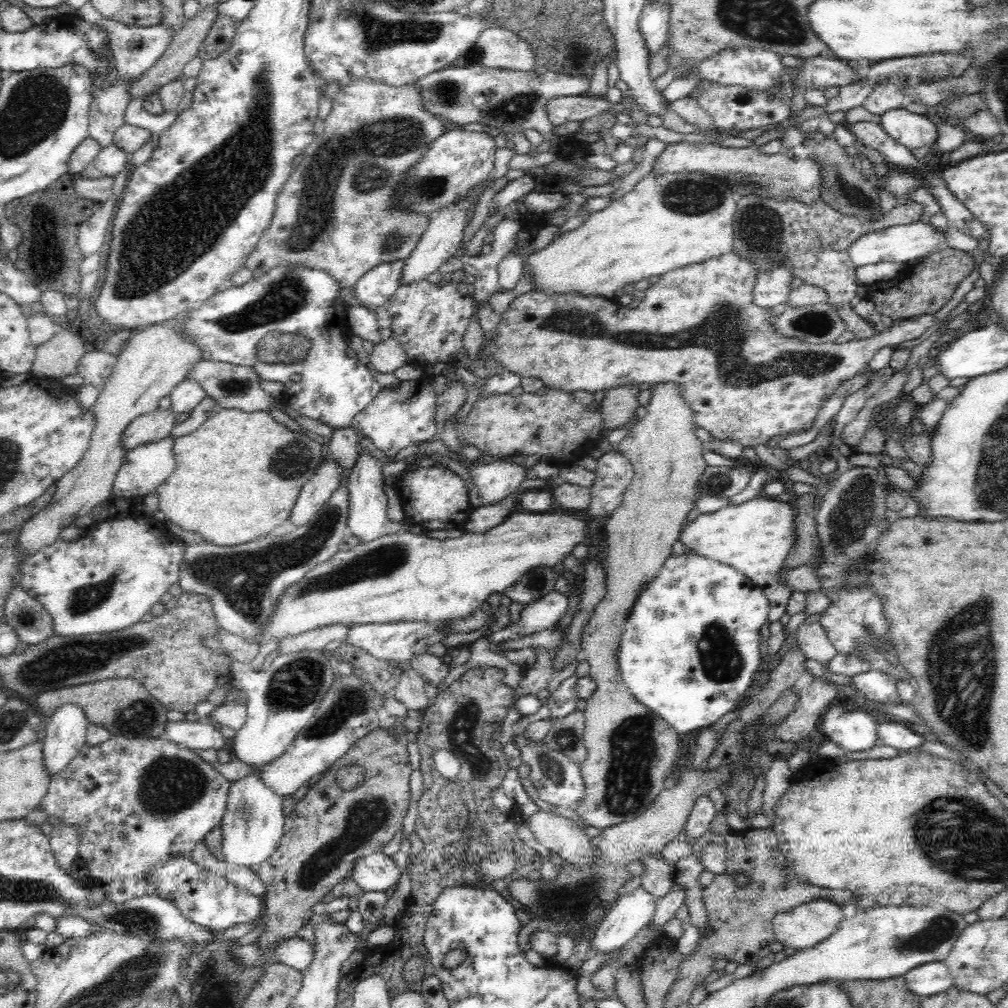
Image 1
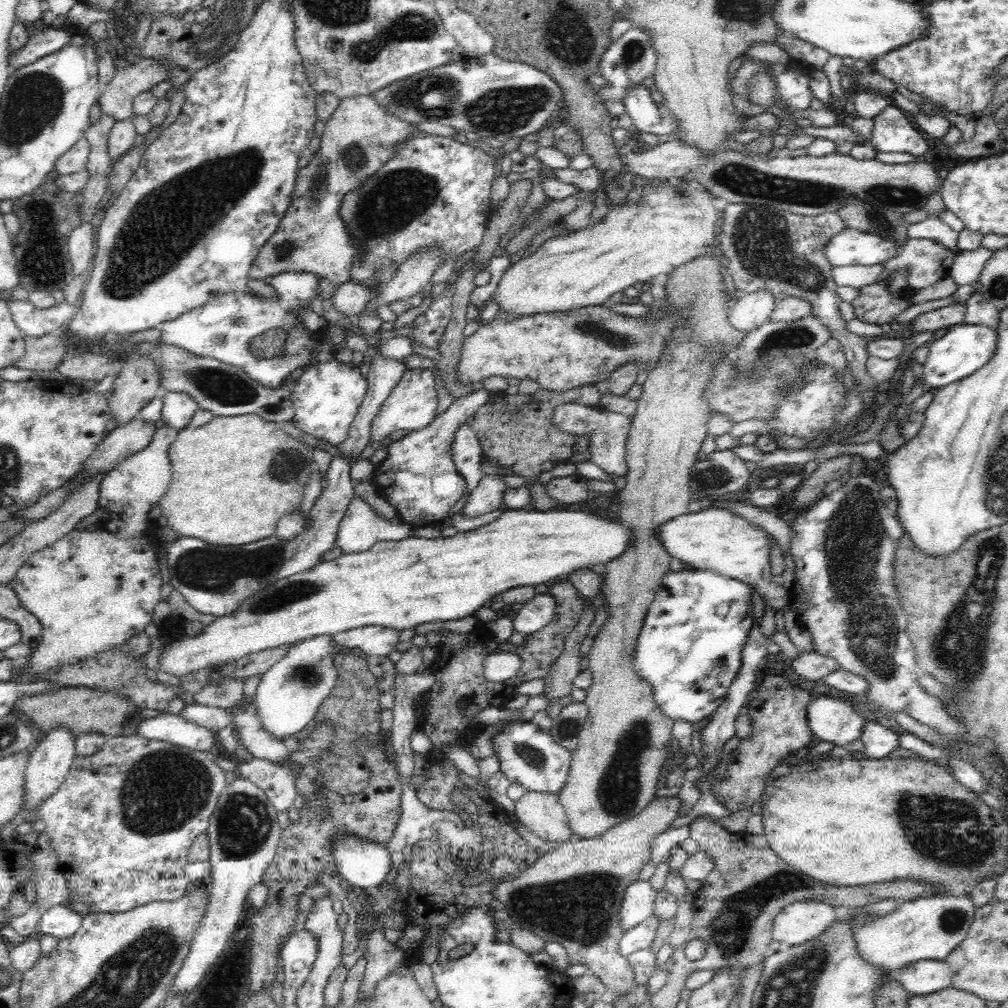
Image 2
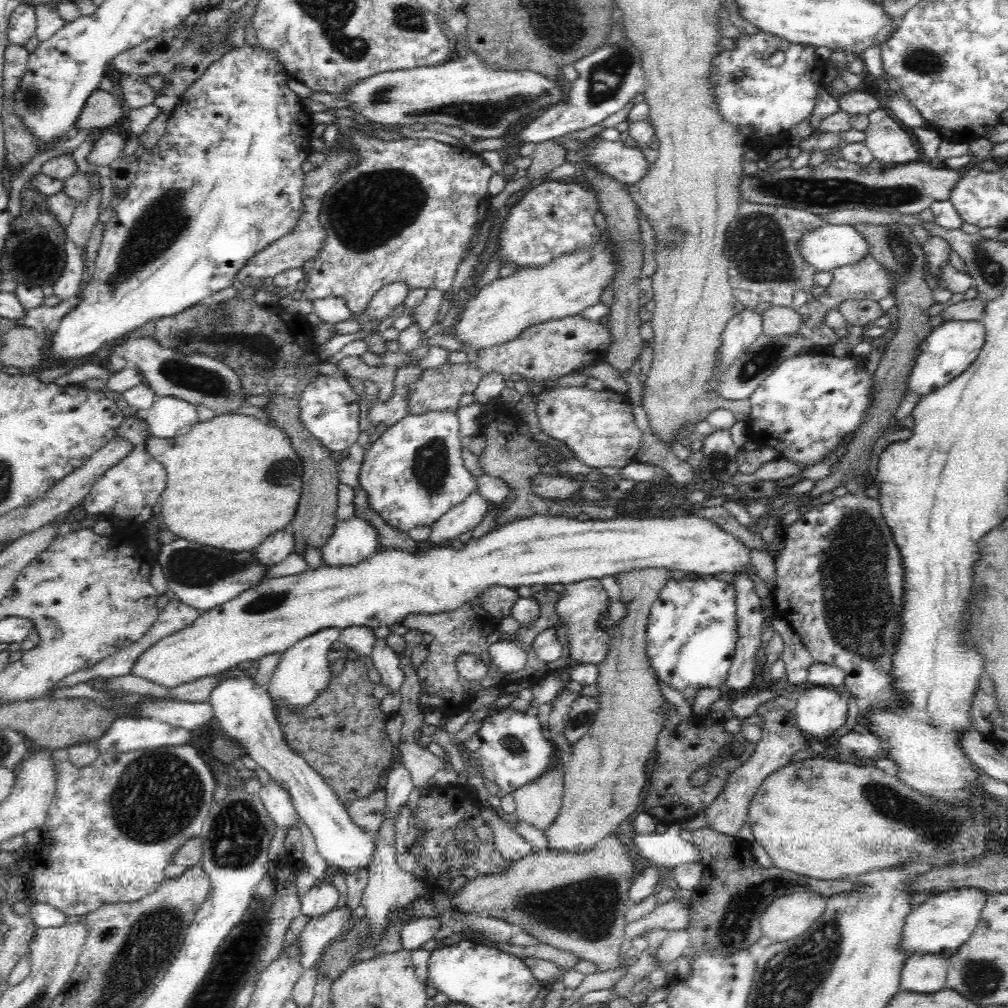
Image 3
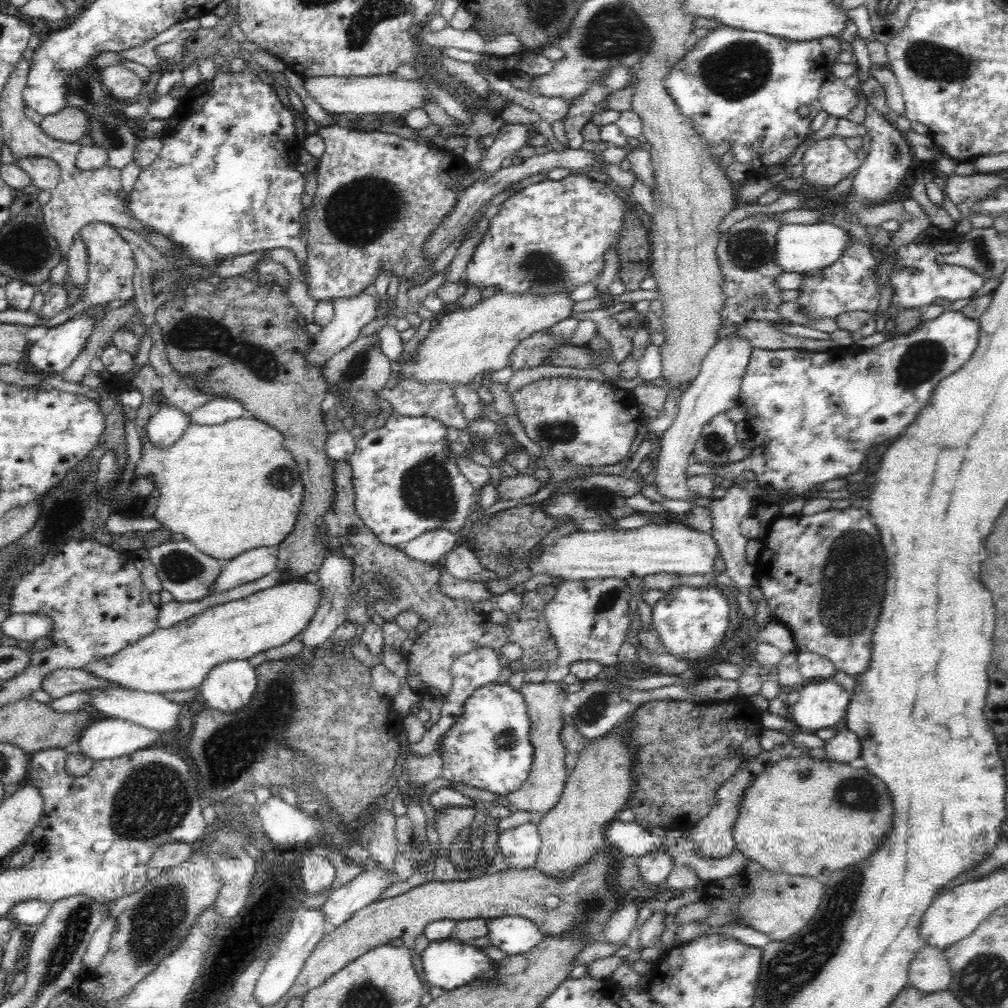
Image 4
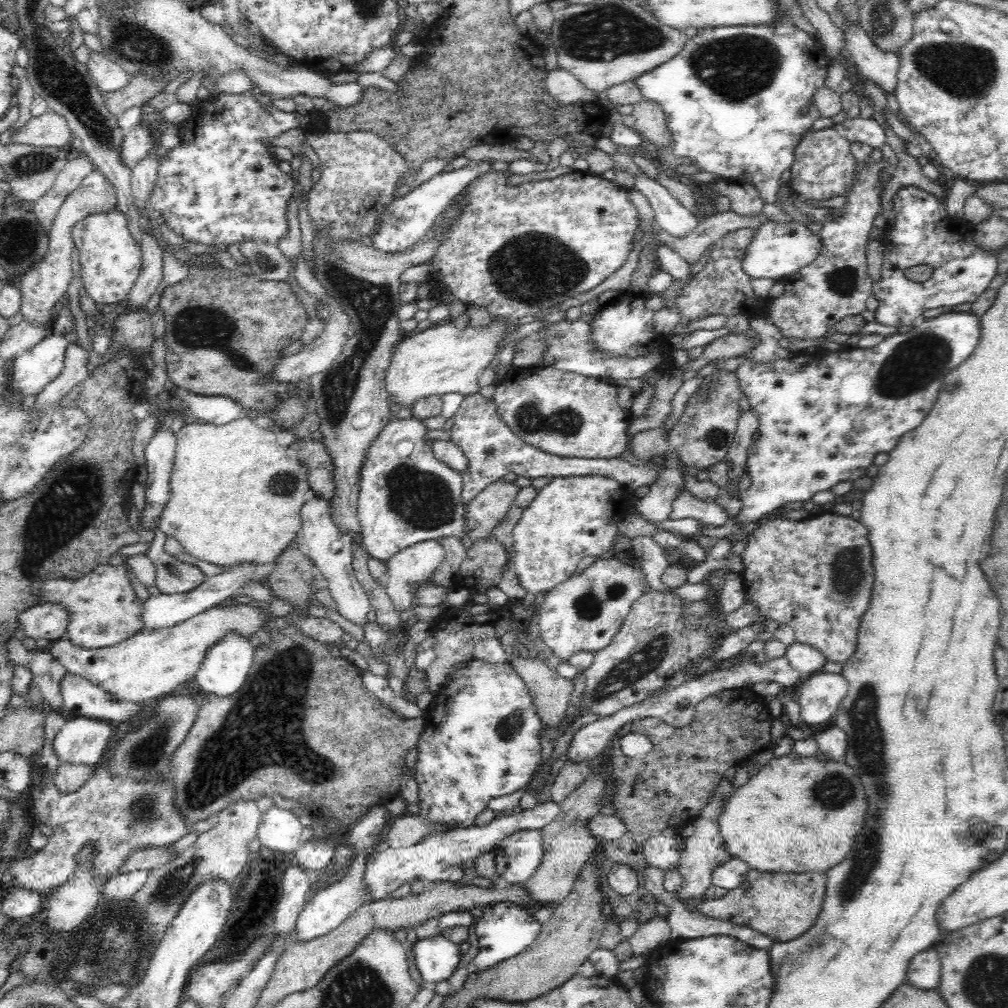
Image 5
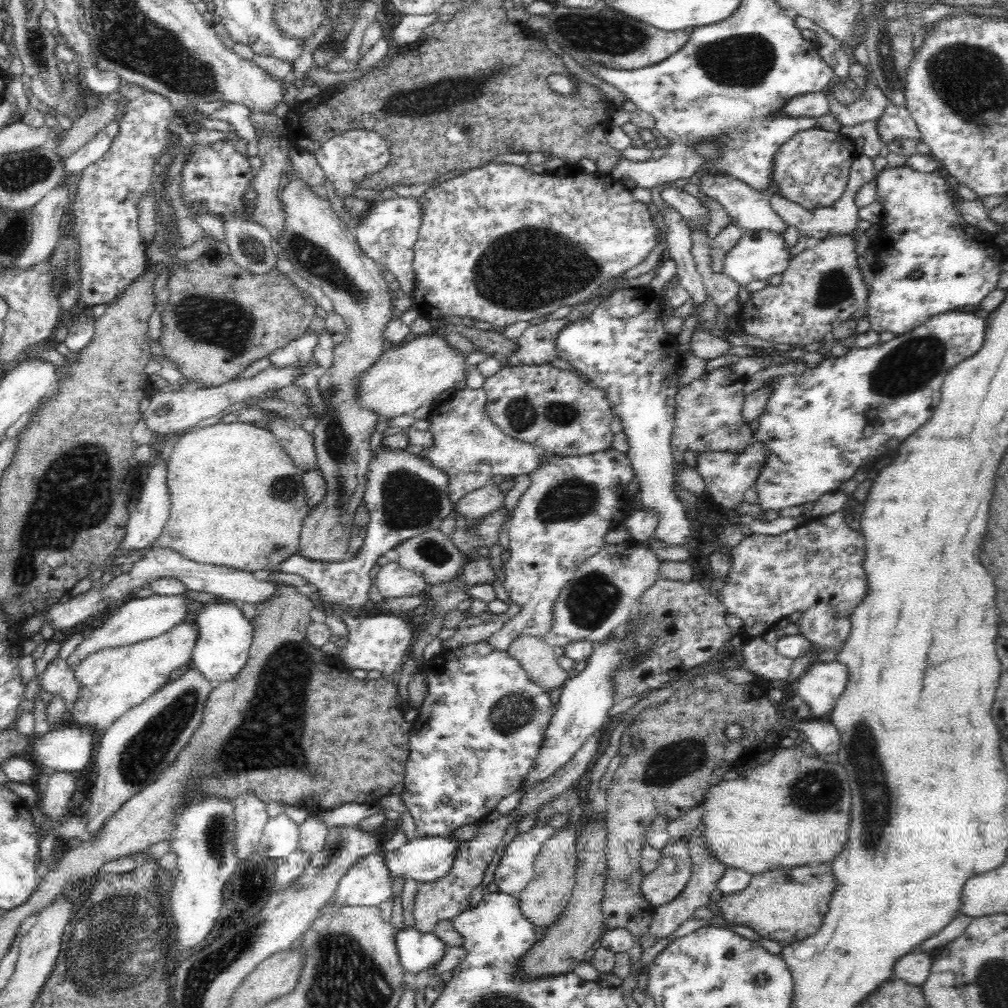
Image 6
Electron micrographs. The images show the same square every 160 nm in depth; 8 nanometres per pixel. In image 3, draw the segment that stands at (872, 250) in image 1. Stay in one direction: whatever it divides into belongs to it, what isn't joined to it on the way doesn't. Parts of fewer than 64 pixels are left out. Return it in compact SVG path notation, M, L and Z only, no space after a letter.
M826 223L798 240L799 259L820 272L831 272L868 256L868 243L855 226Z

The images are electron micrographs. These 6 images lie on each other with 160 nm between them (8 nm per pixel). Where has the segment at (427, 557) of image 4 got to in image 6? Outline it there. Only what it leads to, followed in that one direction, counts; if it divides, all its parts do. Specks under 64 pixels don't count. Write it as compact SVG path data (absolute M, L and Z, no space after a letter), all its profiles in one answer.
M393 559L375 569L372 579L384 599L421 596L422 590L426 587L426 581L418 573L398 567L398 563Z

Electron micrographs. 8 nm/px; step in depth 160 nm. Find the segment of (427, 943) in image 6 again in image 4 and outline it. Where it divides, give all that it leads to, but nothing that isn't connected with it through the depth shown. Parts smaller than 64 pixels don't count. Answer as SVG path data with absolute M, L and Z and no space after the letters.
M451 938L429 942L427 948L422 952L421 961L428 988L438 986L438 988L443 988L444 991L460 988L462 984L466 984L466 982L470 982L478 976L492 978L492 970L494 970L493 960L488 959L486 954L480 952L472 944L454 942Z

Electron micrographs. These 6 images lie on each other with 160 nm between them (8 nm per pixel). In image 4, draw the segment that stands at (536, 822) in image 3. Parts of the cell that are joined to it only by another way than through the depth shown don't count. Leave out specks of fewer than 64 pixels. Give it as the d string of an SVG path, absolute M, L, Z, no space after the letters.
M545 680L538 683L524 681L521 684L519 691L526 701L527 712L531 720L529 737L534 756L528 780L525 780L516 792L504 795L514 810L536 813L542 818L557 804L562 795L568 775L564 764L565 746L561 741L561 730L565 725L562 705L570 694L567 688L568 685L560 680L558 682Z

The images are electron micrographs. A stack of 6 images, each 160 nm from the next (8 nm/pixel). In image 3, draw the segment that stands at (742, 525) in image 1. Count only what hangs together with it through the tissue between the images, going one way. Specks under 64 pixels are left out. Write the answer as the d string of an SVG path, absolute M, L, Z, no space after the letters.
M552 515L548 516L533 516L530 518L523 518L515 520L514 522L505 524L499 529L491 529L487 534L478 538L478 540L471 539L467 545L464 545L460 550L452 551L450 547L442 545L441 547L432 547L430 550L424 550L424 552L407 553L398 550L390 550L386 552L376 552L368 558L365 558L362 563L353 567L326 567L322 566L316 570L307 568L305 571L298 572L297 575L290 575L286 577L279 577L273 579L261 580L256 586L246 589L244 592L238 594L233 600L226 602L225 604L218 604L217 607L213 607L210 611L204 611L202 614L186 628L182 628L178 632L170 633L170 636L165 636L162 640L155 641L154 644L150 644L150 648L146 648L140 656L136 656L134 660L134 666L130 668L128 674L134 677L140 677L146 679L151 683L158 684L166 688L176 688L201 678L209 676L220 675L222 672L236 667L241 662L246 660L258 661L262 656L266 654L283 653L285 650L292 648L299 640L302 640L310 634L322 630L322 628L334 628L344 629L349 626L369 627L376 628L376 626L388 626L388 624L398 624L404 616L408 614L436 614L436 612L448 612L456 610L460 606L463 606L466 602L473 603L473 601L479 596L482 590L490 588L494 585L502 585L510 588L514 586L534 586L534 584L572 584L580 582L581 580L588 579L601 579L606 576L614 576L642 569L659 569L664 568L673 572L674 570L681 570L686 572L688 576L701 576L718 574L718 572L736 572L736 570L754 570L754 566L750 563L750 556L748 555L749 548L742 545L742 542L734 538L731 534L728 534L714 522L702 518L696 517L696 515L682 515L681 517L670 517L665 519L664 517L645 517L644 519L637 519L633 516L621 516L611 520L591 520L580 521L578 519L556 517Z

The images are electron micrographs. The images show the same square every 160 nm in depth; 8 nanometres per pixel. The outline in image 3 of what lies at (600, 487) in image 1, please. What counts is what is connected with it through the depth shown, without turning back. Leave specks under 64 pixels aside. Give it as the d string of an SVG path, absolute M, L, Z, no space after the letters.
M525 380L517 381L515 390L536 399L535 413L540 431L563 442L574 458L590 468L623 468L635 461L642 431L634 423L633 404L627 394L568 385L532 393Z

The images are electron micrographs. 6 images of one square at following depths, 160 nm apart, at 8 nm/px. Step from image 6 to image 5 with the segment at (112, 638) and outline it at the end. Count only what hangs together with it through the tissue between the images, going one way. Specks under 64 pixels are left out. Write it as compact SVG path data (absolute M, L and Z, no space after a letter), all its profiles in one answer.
M240 563L239 565L228 568L227 571L221 574L206 577L202 583L190 590L190 592L184 592L182 594L159 593L157 596L150 595L143 602L140 610L140 623L142 623L140 632L170 628L192 618L192 616L216 607L218 604L224 604L225 600L230 600L231 597L241 592L240 588L254 576L254 570L255 564Z

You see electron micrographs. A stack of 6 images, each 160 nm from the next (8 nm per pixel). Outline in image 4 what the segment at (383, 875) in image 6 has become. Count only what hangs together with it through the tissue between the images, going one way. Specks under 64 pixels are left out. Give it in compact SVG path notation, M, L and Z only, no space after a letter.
M300 906L296 908L288 929L288 934L286 934L284 942L280 944L280 950L276 952L276 956L270 957L267 960L264 971L256 981L253 995L255 1001L261 1007L276 1004L276 1000L288 992L288 988L292 986L296 974L302 970L302 964L304 964L306 957L312 953L315 945L330 931L326 926L327 922L325 921L325 914L323 910L321 910L322 907L323 906L317 908L304 908Z

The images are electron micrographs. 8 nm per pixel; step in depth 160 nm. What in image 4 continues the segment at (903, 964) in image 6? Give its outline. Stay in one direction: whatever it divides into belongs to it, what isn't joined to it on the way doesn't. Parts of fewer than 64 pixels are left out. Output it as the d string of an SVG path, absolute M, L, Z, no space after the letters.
M927 945L920 949L909 966L908 984L922 992L946 990L952 973L942 950Z

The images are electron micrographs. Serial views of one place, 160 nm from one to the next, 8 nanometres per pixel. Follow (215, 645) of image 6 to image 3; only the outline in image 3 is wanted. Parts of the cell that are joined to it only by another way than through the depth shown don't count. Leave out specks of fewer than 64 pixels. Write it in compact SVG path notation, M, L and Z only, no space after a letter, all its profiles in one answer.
M237 667L220 674L208 700L218 724L227 736L245 748L247 756L269 772L272 781L288 792L295 812L314 835L318 853L327 861L328 868L348 874L368 867L375 848L374 836L363 832L350 819L345 806L322 776L288 747L274 716L271 696L253 678L254 675Z

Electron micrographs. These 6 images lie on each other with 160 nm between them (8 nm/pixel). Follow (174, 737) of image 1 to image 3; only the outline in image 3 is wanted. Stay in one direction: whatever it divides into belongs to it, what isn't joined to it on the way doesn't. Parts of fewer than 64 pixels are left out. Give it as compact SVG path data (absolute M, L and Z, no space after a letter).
M119 716L95 742L99 754L156 749L160 746L188 744L194 736L189 730L138 716Z

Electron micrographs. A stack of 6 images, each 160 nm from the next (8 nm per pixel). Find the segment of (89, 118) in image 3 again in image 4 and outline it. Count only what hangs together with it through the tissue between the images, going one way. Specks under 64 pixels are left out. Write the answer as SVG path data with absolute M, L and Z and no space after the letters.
M64 107L56 114L44 116L38 125L46 136L69 143L83 142L88 120L84 111L76 107Z

